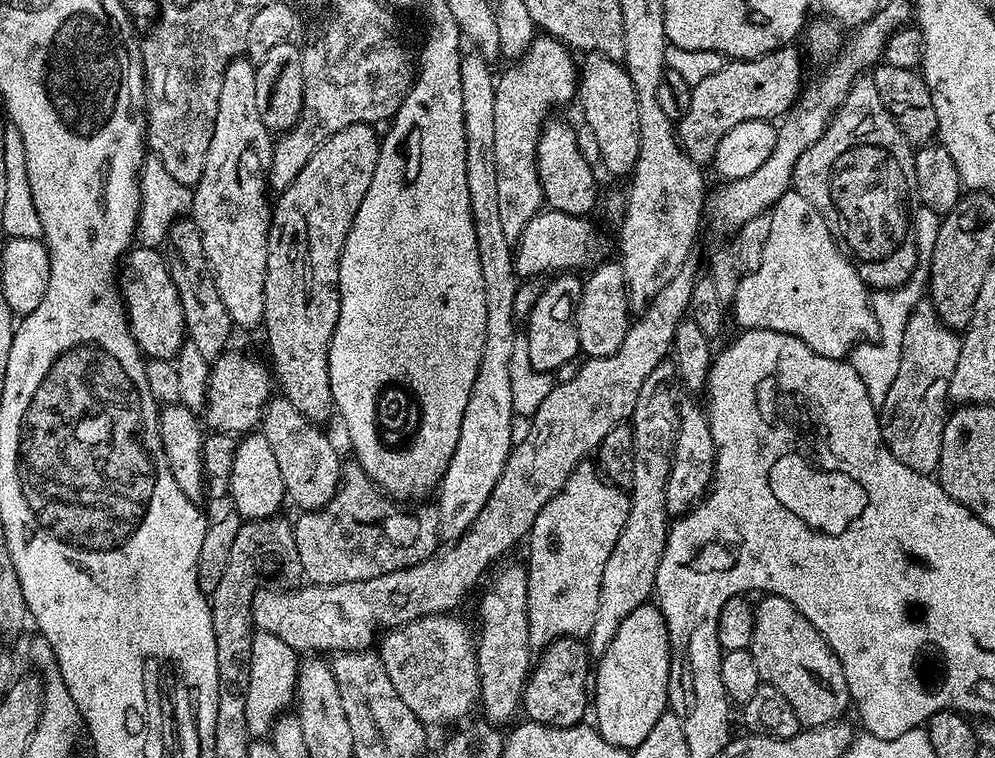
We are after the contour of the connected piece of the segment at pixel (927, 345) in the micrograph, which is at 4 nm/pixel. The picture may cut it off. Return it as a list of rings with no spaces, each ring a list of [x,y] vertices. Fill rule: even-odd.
[[[925,298],[917,302],[910,318],[906,322],[906,330],[902,334],[902,362],[898,362],[898,375],[886,390],[884,403],[879,405],[880,433],[894,458],[915,472],[932,474],[940,467],[942,454],[942,430],[950,411],[948,391],[950,378],[954,378],[954,366],[958,366],[961,337],[953,329],[947,328],[938,318],[931,299]]]

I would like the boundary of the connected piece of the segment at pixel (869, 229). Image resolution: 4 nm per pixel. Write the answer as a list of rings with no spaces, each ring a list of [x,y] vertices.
[[[861,78],[848,91],[848,97],[828,123],[822,138],[818,138],[818,142],[814,142],[814,146],[810,146],[810,150],[798,158],[798,166],[794,166],[792,188],[802,194],[802,198],[806,198],[806,202],[818,210],[818,214],[822,214],[830,234],[836,239],[836,245],[869,289],[883,290],[902,286],[918,266],[916,232],[912,229],[912,200],[914,204],[916,190],[915,157],[913,145],[908,143],[902,130],[898,130],[892,121],[871,79]]]

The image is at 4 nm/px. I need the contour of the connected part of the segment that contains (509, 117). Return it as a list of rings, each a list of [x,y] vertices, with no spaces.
[[[540,34],[519,58],[517,68],[499,73],[496,81],[494,166],[498,174],[498,215],[510,242],[519,240],[530,220],[545,207],[544,190],[536,169],[536,151],[540,145],[540,133],[553,115],[552,108],[577,99],[578,60],[575,58],[568,45]]]

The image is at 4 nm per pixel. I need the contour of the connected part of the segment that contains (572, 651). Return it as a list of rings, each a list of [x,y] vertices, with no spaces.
[[[563,636],[548,645],[539,653],[540,661],[535,661],[534,667],[528,673],[525,682],[522,701],[522,712],[527,719],[534,724],[550,726],[551,728],[573,728],[576,724],[585,723],[587,714],[590,712],[590,653],[587,643],[583,639],[574,636]]]

